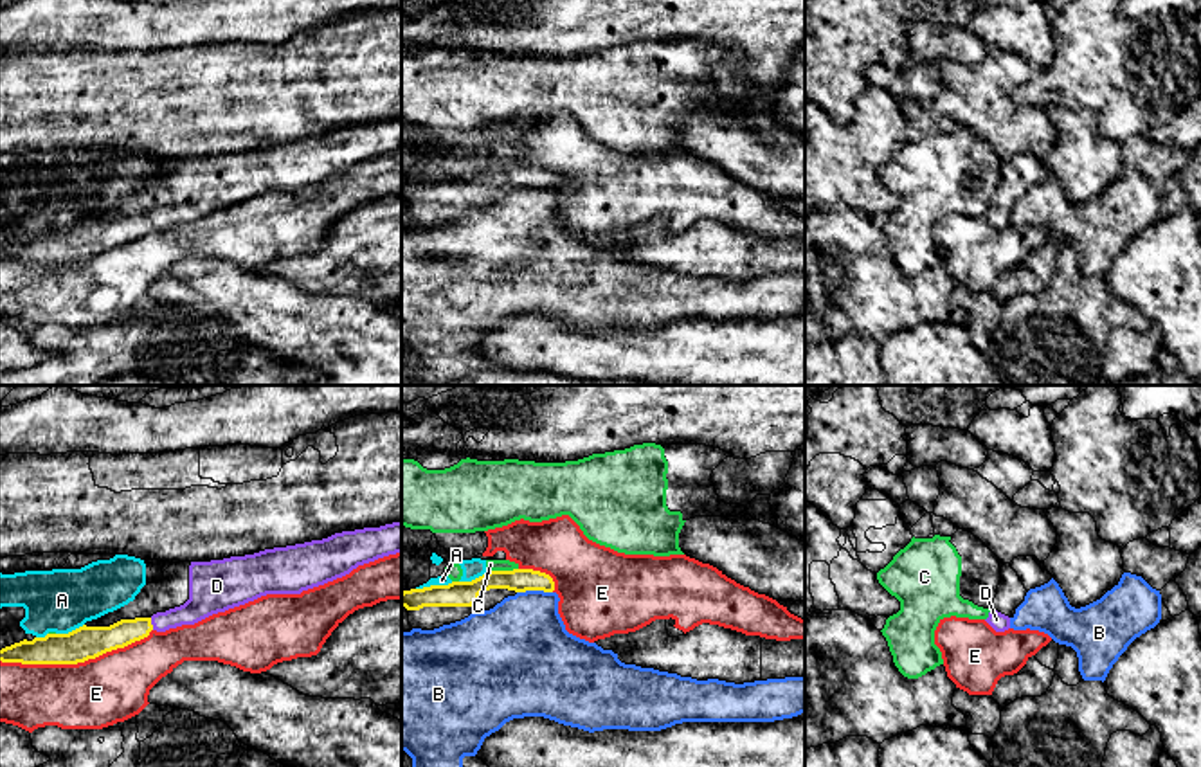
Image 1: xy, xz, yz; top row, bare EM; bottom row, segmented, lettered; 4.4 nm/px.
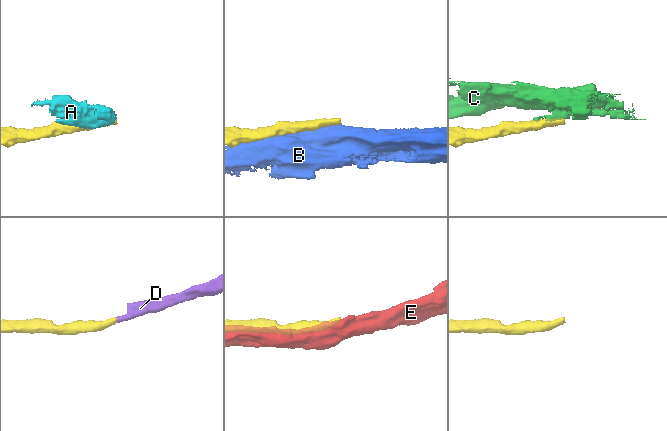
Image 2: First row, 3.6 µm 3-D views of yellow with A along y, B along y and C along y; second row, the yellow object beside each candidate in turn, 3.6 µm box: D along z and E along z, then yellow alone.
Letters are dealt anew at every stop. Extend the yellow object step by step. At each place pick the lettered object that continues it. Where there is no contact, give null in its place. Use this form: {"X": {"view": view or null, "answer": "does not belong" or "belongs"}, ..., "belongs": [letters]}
{"A": {"view": "xz", "answer": "does not belong"}, "B": {"view": "xz", "answer": "does not belong"}, "C": {"view": "xz", "answer": "does not belong"}, "D": {"view": "xy", "answer": "belongs"}, "E": {"view": "xy", "answer": "does not belong"}, "belongs": ["D"]}

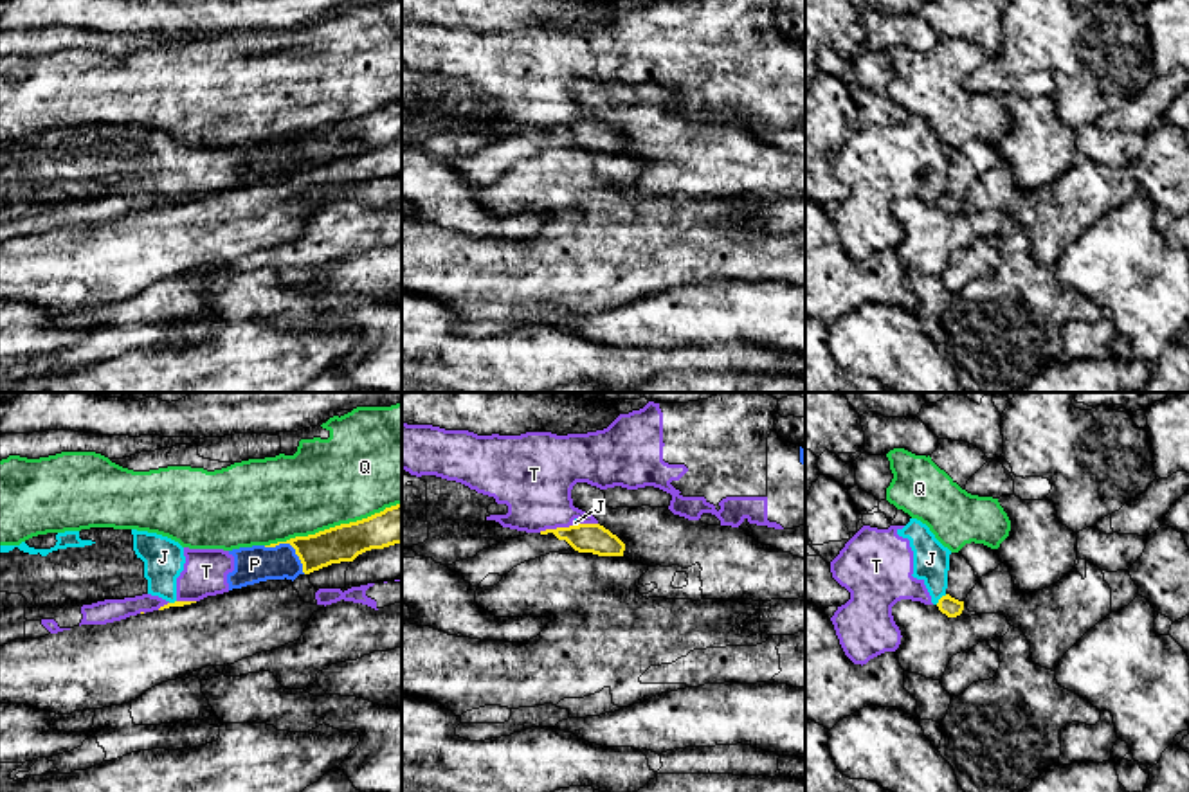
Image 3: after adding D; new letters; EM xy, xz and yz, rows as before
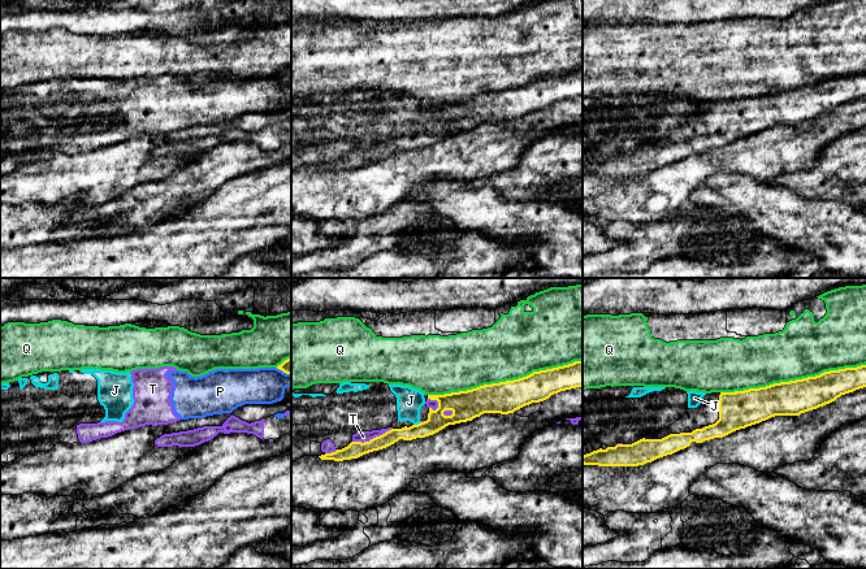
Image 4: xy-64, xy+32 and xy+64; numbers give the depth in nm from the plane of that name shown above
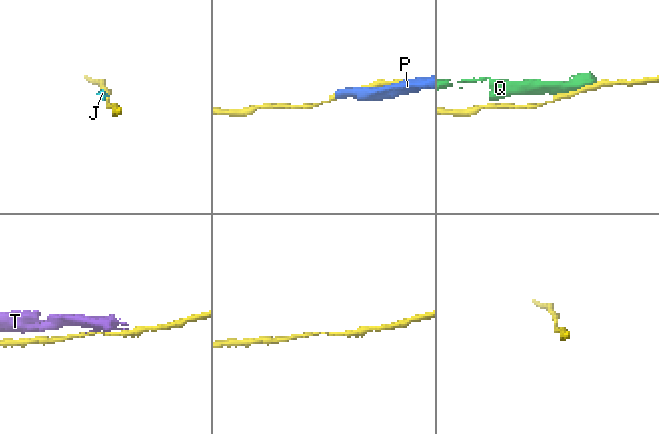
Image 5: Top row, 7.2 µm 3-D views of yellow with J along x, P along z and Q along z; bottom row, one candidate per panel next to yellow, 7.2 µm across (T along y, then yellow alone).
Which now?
{"J": {"view": "yz", "answer": "does not belong"}, "P": {"view": "xy", "answer": "does not belong"}, "Q": {"view": "xy", "answer": "does not belong"}, "T": {"view": "xz", "answer": "does not belong"}, "belongs": []}

